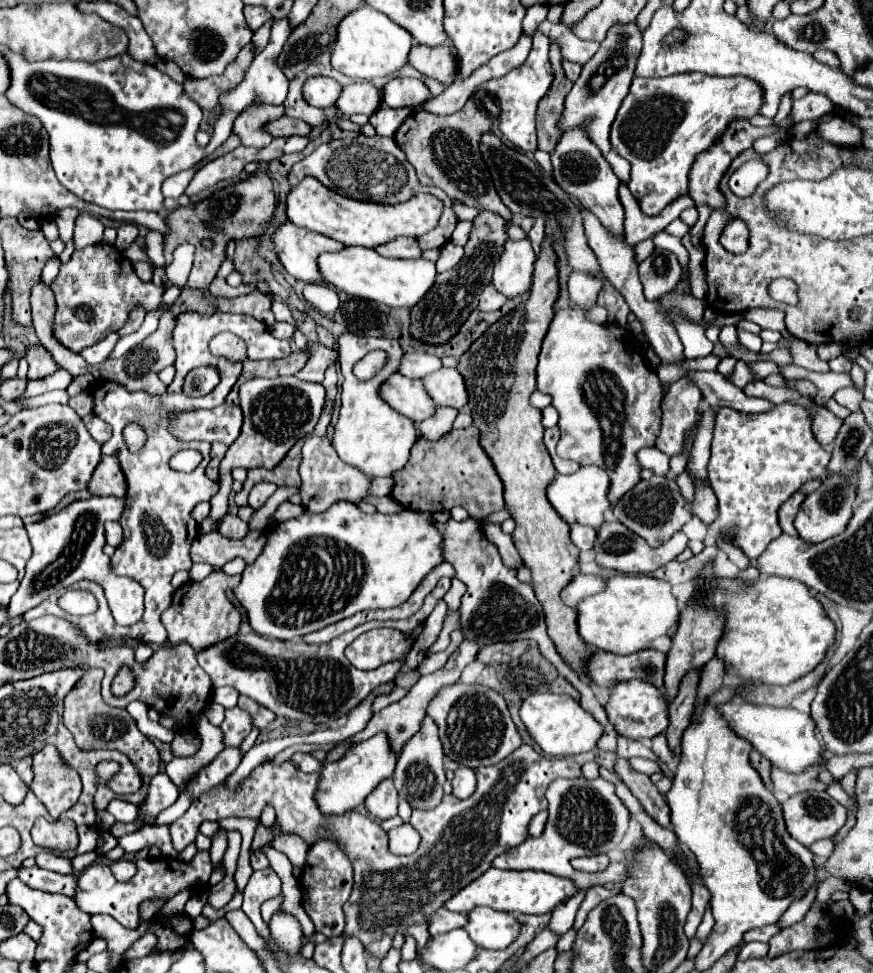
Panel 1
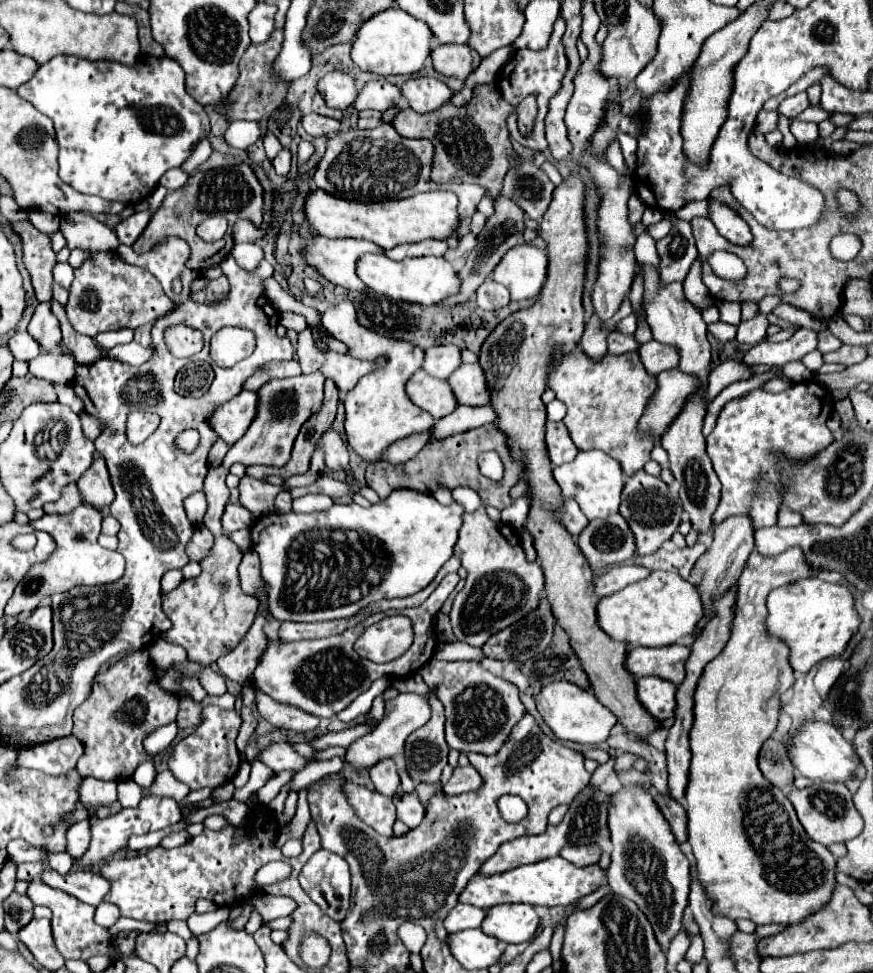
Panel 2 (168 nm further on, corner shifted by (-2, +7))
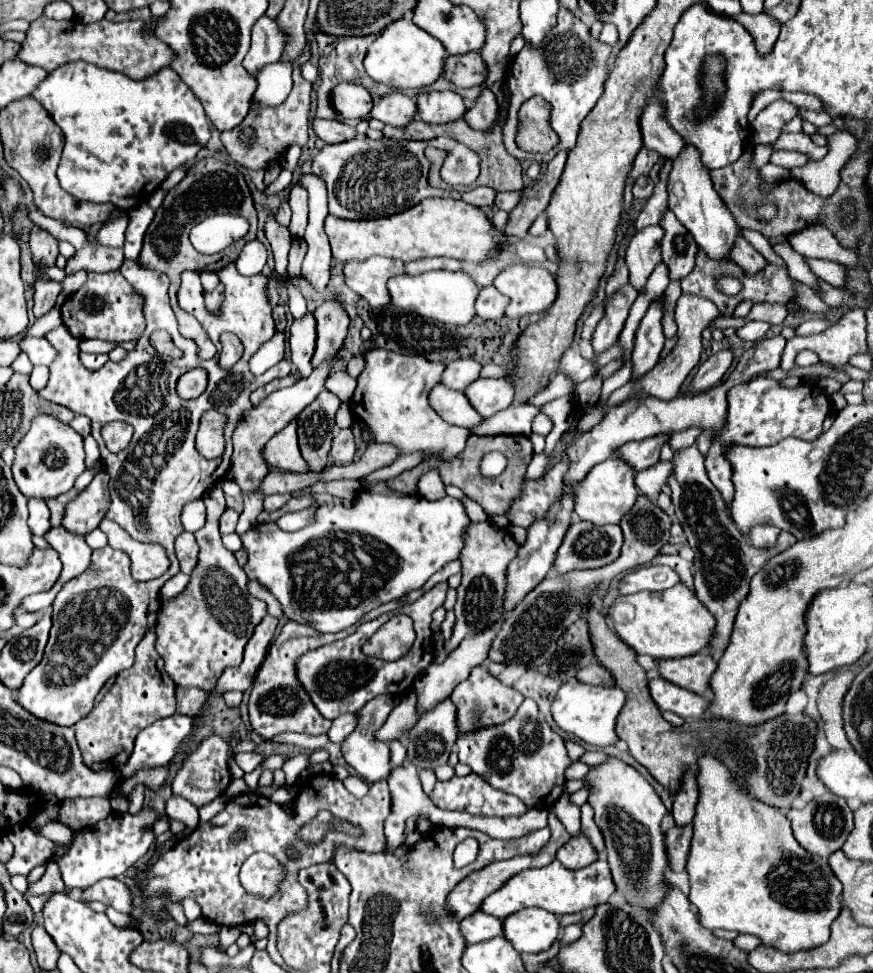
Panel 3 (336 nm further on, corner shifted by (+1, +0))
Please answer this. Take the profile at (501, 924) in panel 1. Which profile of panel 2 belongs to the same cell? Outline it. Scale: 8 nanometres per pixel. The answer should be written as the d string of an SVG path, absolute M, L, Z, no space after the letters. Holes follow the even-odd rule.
M495 905L485 911L481 929L503 943L523 943L535 935L539 917L531 905Z

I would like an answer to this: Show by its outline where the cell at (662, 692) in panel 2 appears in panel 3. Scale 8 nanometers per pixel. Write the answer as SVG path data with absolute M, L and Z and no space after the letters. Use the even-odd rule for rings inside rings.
M654 678L654 680L650 680L648 686L650 686L650 694L660 710L670 710L684 720L702 718L710 708L708 698L694 694L686 688L680 688L676 684L670 684L664 678Z

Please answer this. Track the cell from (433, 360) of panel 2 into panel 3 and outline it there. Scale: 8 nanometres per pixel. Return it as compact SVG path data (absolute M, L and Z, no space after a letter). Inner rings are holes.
M458 358L446 366L442 384L452 390L466 390L474 380L480 378L482 366L472 358Z

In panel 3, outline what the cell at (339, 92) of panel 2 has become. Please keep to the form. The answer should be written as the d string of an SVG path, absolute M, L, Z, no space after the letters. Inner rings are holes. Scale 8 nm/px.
M340 84L334 88L334 108L342 118L366 118L372 110L372 96L364 86Z

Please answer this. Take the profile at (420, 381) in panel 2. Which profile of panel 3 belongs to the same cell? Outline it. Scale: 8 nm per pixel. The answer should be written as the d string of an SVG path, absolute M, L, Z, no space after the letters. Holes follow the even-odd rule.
M438 384L434 392L430 392L430 404L434 404L434 410L448 420L454 426L464 426L464 428L474 428L482 424L482 416L474 410L470 400L466 398L464 392L450 390L444 384Z

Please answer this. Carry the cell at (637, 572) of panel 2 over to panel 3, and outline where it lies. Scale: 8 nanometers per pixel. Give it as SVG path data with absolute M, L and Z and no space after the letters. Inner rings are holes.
M644 566L630 572L620 582L620 594L636 594L642 590L660 592L680 584L680 576L670 566Z

